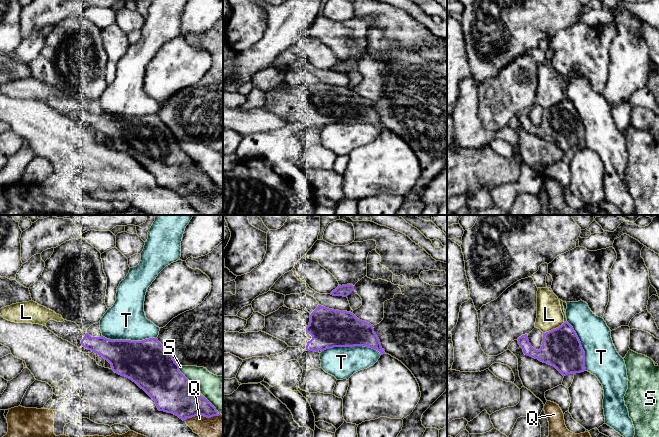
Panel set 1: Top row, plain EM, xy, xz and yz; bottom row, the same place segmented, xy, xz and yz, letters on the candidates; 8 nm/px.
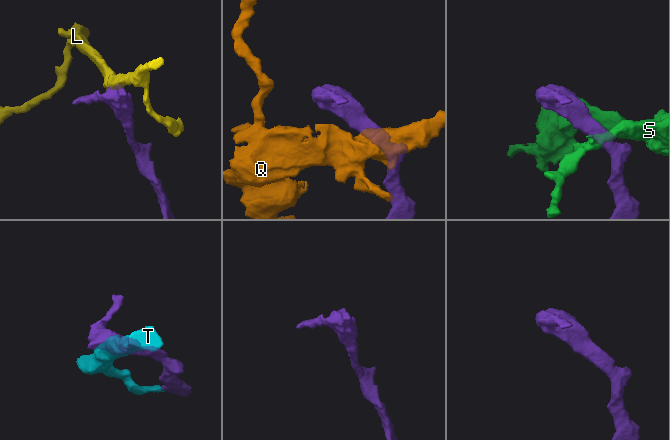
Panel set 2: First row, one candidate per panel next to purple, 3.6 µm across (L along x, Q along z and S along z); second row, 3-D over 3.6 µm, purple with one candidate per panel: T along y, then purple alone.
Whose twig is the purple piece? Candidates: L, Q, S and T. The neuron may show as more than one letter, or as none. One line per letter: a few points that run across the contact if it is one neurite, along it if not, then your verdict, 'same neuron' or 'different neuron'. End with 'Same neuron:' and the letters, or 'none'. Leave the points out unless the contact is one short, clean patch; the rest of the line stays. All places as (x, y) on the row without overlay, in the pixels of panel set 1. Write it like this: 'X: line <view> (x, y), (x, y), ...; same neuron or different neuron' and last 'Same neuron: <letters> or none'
L: line yz (564, 98), (543, 109); different neuron
Q: different neuron
S: different neuron
T: different neuron
Same neuron: none

